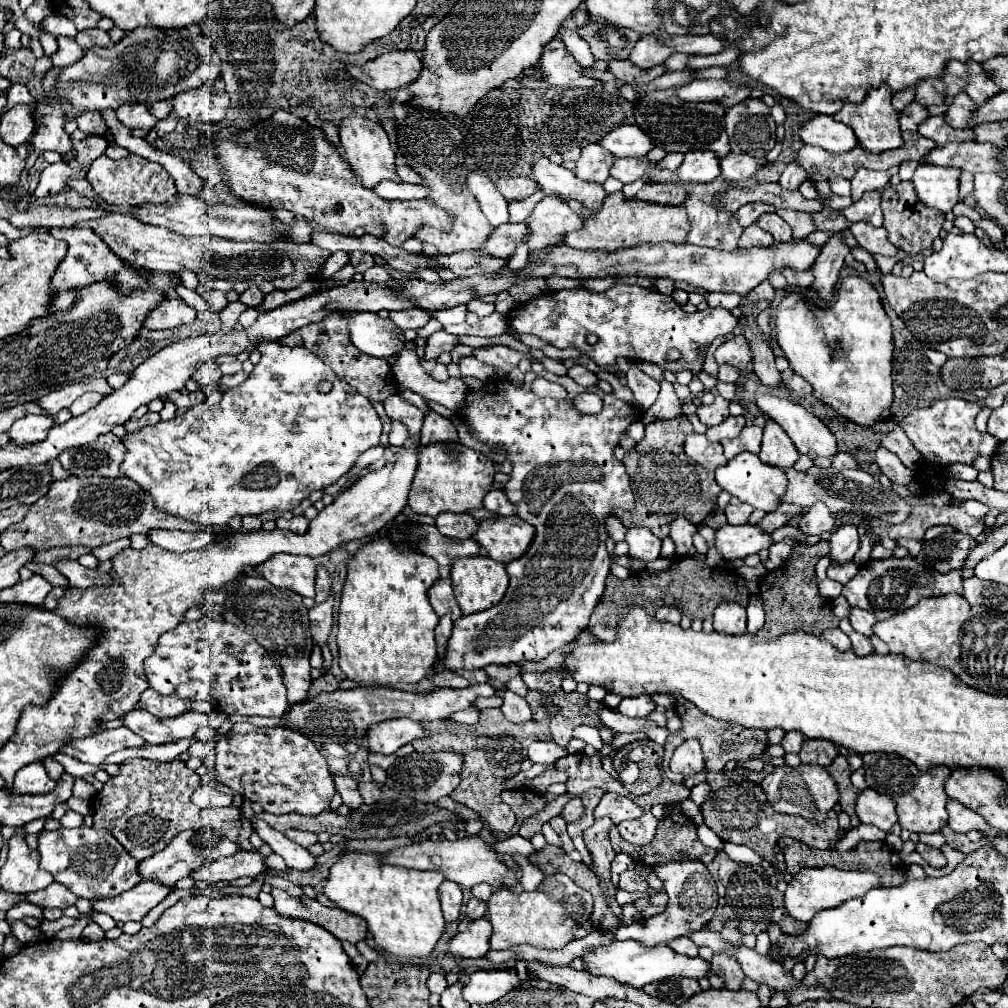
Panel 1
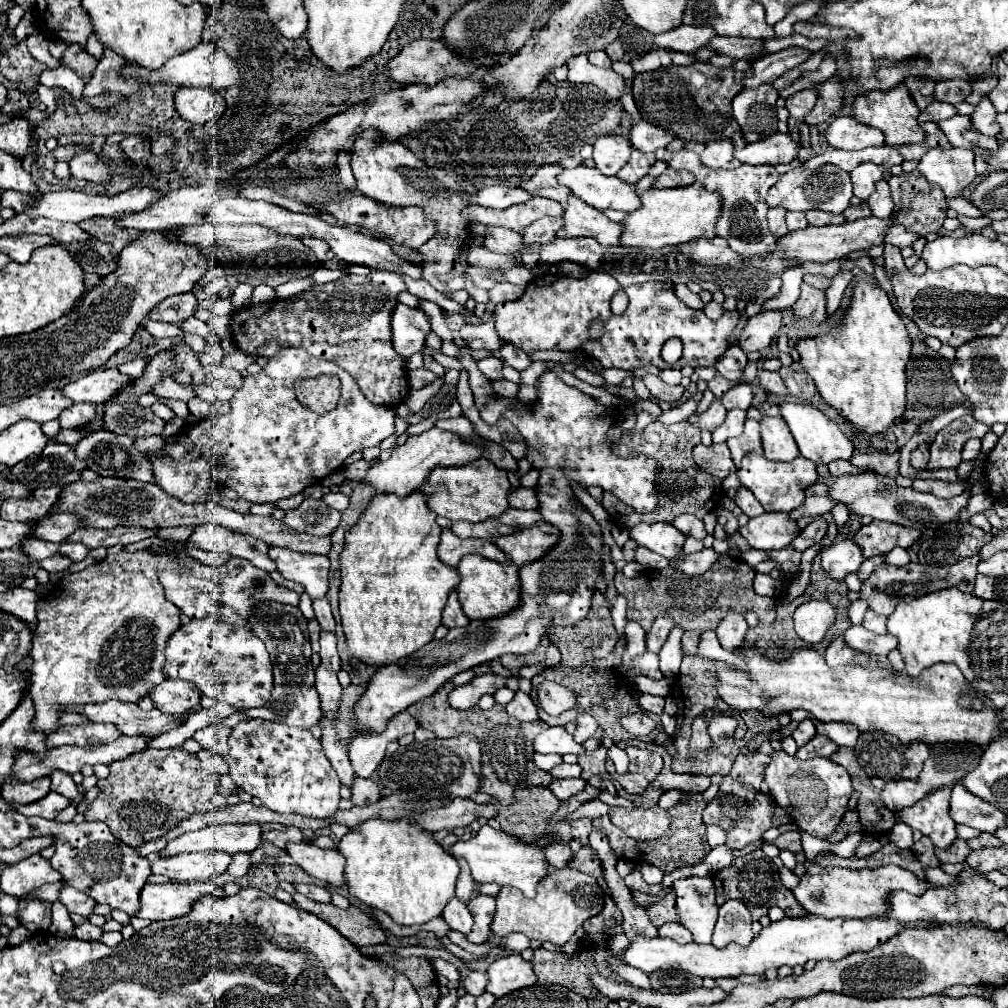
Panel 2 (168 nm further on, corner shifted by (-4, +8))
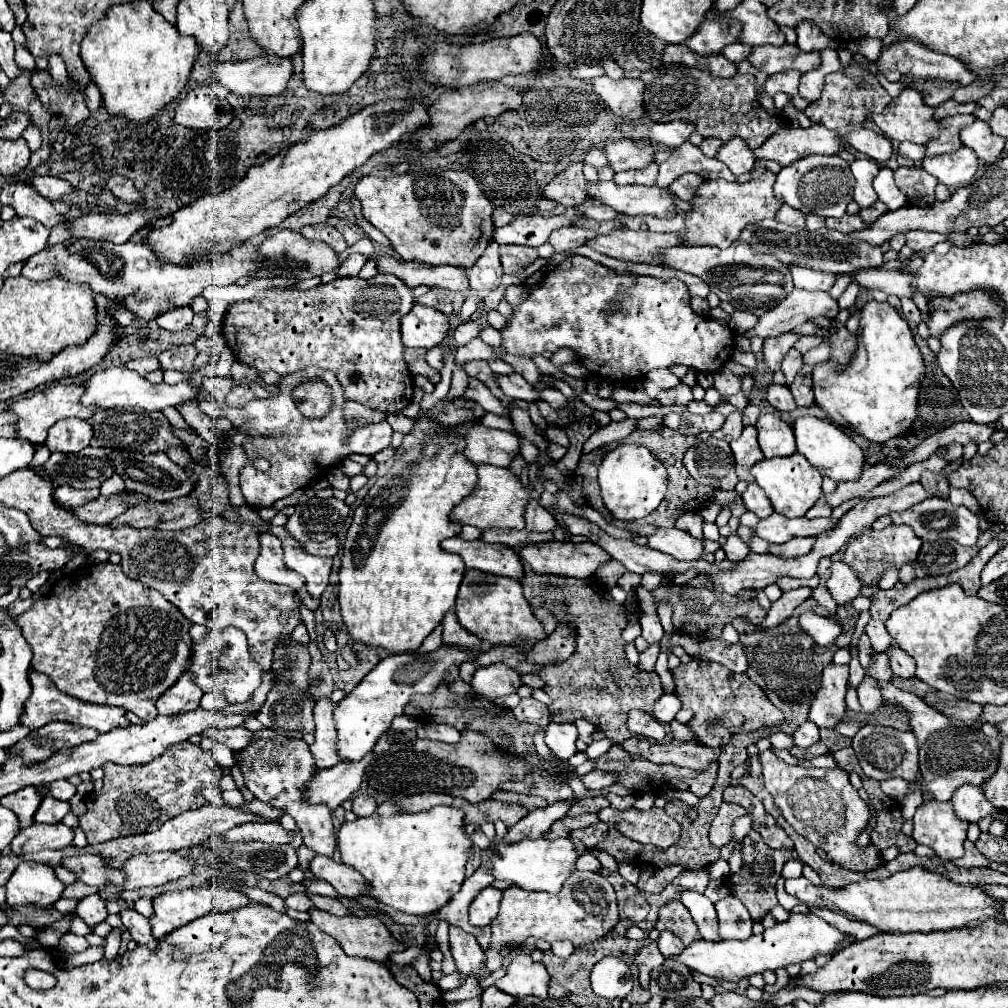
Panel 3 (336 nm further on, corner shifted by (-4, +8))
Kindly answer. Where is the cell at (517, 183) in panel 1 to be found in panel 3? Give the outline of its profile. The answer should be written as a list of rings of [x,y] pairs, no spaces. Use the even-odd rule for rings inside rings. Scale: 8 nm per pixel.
[[[583,163],[571,165],[567,171],[559,173],[543,191],[547,199],[557,201],[563,207],[577,207],[585,203],[587,197],[587,181],[583,177]]]

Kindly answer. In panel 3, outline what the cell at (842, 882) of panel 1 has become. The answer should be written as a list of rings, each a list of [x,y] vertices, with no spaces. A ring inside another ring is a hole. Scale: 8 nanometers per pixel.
[[[913,867],[909,871],[899,871],[885,881],[869,879],[851,883],[845,889],[831,891],[827,887],[815,887],[805,877],[787,879],[785,891],[811,907],[827,907],[833,903],[837,909],[875,925],[879,931],[887,933],[909,933],[909,931],[947,931],[959,929],[973,919],[987,919],[999,915],[1001,899],[995,899],[983,891],[981,885],[961,885],[949,881],[941,873],[931,873],[923,867]]]

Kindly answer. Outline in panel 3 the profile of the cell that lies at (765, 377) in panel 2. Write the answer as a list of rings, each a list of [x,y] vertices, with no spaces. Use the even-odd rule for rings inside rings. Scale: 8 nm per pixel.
[[[775,383],[767,387],[767,401],[769,401],[769,405],[775,407],[777,411],[791,413],[791,411],[797,409],[791,391],[789,391],[787,387],[781,387],[781,385],[775,385]]]

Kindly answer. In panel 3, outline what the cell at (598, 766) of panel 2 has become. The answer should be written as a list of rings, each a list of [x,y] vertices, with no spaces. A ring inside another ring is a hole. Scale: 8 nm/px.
[[[615,745],[609,753],[605,753],[603,757],[599,757],[595,761],[595,769],[605,769],[605,771],[615,771],[621,775],[621,785],[629,787],[629,789],[641,789],[641,791],[655,791],[655,793],[661,793],[661,791],[667,791],[667,789],[687,789],[699,797],[705,797],[713,785],[715,785],[715,779],[717,779],[717,763],[711,763],[705,771],[693,771],[693,769],[683,769],[683,767],[677,767],[677,765],[657,765],[657,763],[651,763],[647,759],[641,759],[641,757],[623,757],[621,755],[621,745]]]

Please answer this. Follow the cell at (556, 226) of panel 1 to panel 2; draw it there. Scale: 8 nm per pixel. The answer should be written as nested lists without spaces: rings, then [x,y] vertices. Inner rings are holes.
[[[575,195],[567,199],[563,221],[565,225],[557,237],[593,237],[601,245],[619,245],[621,225],[609,221],[601,211],[579,201]]]

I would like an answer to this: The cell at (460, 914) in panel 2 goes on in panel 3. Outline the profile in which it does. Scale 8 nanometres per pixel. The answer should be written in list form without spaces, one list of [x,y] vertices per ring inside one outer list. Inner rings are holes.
[[[449,927],[449,951],[461,979],[475,977],[475,981],[479,983],[491,973],[485,967],[485,953],[479,947],[477,939],[459,927]]]

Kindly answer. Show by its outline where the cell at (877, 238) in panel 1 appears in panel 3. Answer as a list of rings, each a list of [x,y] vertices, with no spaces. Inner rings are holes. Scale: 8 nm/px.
[[[909,231],[907,233],[907,245],[913,251],[923,251],[923,249],[931,249],[933,245],[937,245],[939,241],[945,241],[947,237],[939,235],[939,233],[929,233],[929,231]]]

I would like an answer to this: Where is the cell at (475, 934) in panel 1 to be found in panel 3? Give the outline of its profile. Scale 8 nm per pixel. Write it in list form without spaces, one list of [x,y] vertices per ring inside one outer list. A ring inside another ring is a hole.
[[[485,887],[471,903],[469,907],[469,923],[473,927],[485,927],[493,921],[493,917],[497,915],[499,909],[499,901],[501,901],[501,891],[495,887]]]

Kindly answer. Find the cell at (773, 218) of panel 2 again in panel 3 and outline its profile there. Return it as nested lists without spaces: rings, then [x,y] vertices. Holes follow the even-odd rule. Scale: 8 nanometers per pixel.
[[[783,205],[783,207],[779,209],[777,219],[779,219],[781,223],[795,225],[795,227],[799,227],[799,229],[803,229],[803,227],[805,227],[805,215],[803,215],[801,211],[797,211],[797,209],[793,209],[793,207],[789,207],[789,205]]]

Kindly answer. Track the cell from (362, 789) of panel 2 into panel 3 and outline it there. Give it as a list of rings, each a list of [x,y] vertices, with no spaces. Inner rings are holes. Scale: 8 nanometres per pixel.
[[[357,795],[353,799],[353,813],[357,817],[369,817],[375,813],[375,809],[377,809],[377,803],[371,795]]]

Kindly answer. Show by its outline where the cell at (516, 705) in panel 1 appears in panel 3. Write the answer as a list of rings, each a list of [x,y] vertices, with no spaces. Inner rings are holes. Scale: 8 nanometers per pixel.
[[[533,697],[521,699],[521,703],[513,709],[513,715],[515,715],[519,721],[539,725],[541,729],[545,729],[545,725],[551,723],[551,711],[549,711],[549,707],[543,705],[543,703],[539,703],[539,701],[533,699]]]

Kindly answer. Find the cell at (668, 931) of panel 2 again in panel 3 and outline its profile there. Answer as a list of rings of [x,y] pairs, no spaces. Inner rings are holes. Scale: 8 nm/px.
[[[663,931],[663,933],[661,933],[661,937],[659,937],[659,941],[657,941],[657,947],[659,947],[659,951],[663,953],[665,959],[675,957],[675,955],[679,955],[679,953],[683,951],[681,939],[675,937],[671,931]]]

